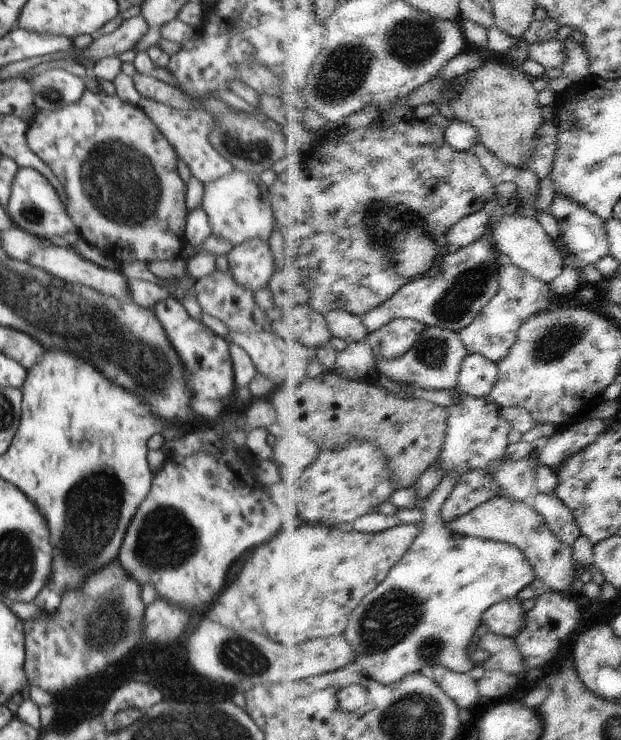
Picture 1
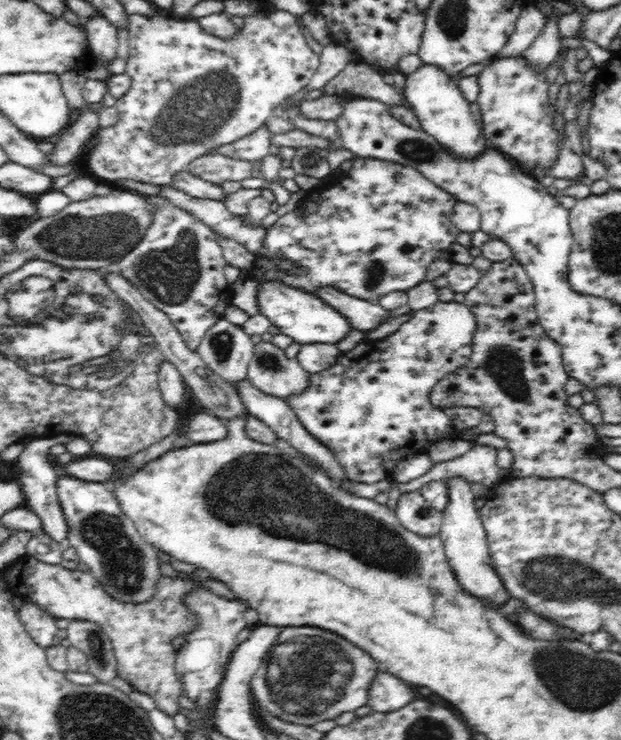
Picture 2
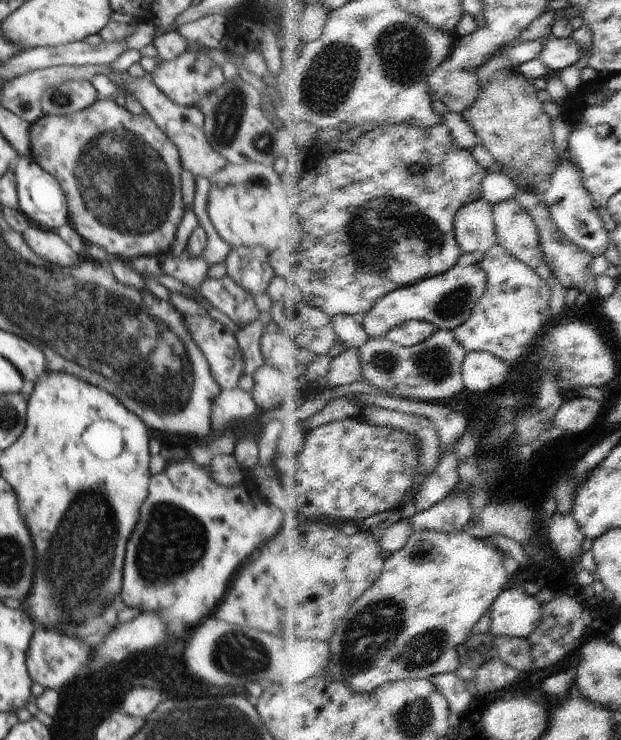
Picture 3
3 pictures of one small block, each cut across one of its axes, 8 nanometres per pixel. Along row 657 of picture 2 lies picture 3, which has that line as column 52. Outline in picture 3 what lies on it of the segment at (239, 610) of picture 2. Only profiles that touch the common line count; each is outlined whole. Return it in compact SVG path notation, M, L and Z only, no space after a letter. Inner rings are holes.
M30 154L19 158L14 176L19 200L18 209L24 213L32 225L55 231L70 222L67 198L60 183L55 176L46 172L34 161Z

